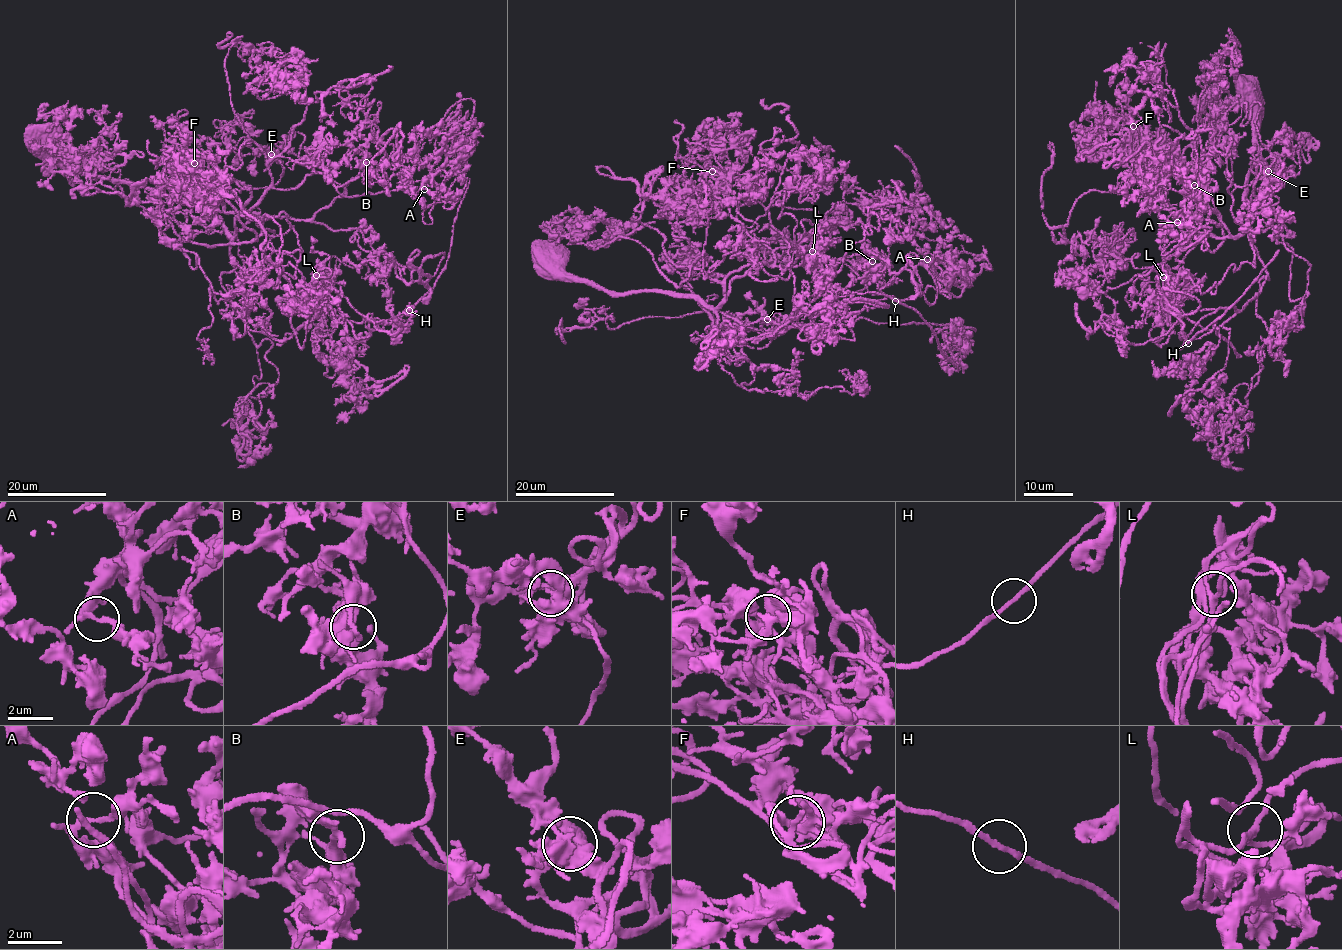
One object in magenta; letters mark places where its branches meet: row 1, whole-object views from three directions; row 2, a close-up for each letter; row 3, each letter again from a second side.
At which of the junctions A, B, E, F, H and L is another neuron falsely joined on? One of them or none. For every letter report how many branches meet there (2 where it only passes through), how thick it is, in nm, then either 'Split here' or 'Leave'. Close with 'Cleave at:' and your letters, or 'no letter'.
A: Branches: 3. Thickness 160 nm. Leave
B: Branches: 3. Thickness 200 nm. Leave
E: Branches: 2. Thickness 550 nm. Leave
F: Branches: 2. Thickness 500 nm. Leave
H: Branches: 2. Thickness 170 nm. Leave
L: Branches: 3. Thickness 180 nm. Leave
Cleave at: no letter

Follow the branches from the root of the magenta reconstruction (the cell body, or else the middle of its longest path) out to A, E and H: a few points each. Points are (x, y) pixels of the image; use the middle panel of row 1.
A: (549, 262), (714, 310), (763, 262), (822, 273), (838, 259), (872, 294), (910, 300), (941, 290), (928, 259)
E: (549, 262), (611, 292), (693, 296), (711, 335), (737, 338), (732, 355), (744, 327), (771, 338), (767, 319)
H: (549, 262), (611, 292), (696, 296), (715, 311), (714, 334), (724, 343), (806, 328), (855, 292), (895, 301)

